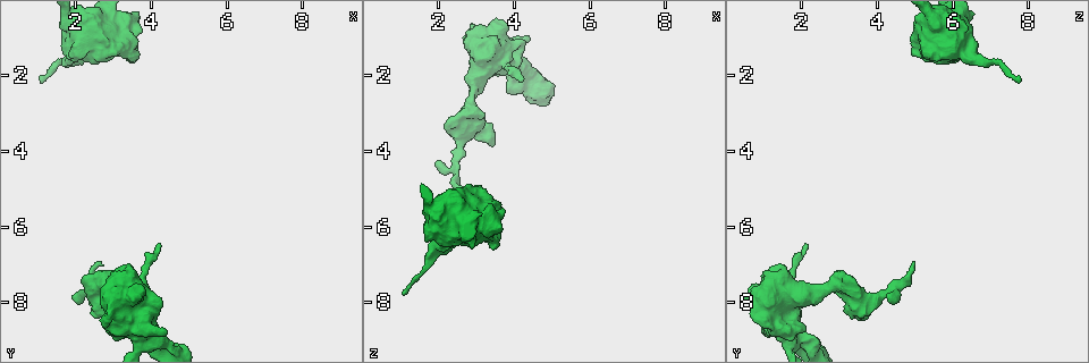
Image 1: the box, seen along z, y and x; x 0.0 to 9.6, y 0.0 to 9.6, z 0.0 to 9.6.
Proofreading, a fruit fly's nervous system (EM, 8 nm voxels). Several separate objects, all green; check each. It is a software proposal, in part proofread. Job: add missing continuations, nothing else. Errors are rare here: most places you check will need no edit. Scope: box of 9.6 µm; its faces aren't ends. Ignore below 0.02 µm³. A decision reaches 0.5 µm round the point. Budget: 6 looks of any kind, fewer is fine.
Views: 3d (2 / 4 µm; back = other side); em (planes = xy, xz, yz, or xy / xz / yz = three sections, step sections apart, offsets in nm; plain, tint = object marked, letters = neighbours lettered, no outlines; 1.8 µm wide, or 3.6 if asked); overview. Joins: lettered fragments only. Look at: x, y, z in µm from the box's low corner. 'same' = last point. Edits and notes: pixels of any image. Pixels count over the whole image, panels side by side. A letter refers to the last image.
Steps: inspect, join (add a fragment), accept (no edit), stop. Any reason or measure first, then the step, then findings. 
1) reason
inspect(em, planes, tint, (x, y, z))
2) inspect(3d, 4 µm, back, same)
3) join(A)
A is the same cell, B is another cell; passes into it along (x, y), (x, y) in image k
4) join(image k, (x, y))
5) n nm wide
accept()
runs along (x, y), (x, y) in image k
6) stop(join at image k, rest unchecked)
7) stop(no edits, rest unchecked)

calibre changes
inspect(em, 3.6 µm, planes, plain, (2.00, 1.55, 6.45))

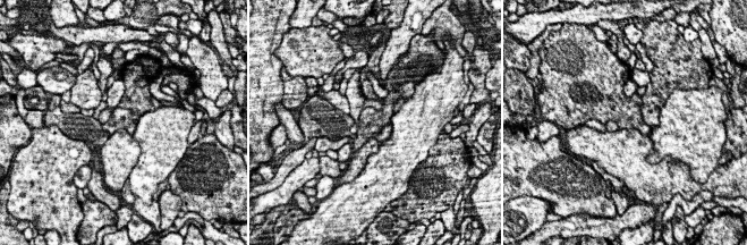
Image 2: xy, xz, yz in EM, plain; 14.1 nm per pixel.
inspect(em, 3.6 µm, planes, letters, same)

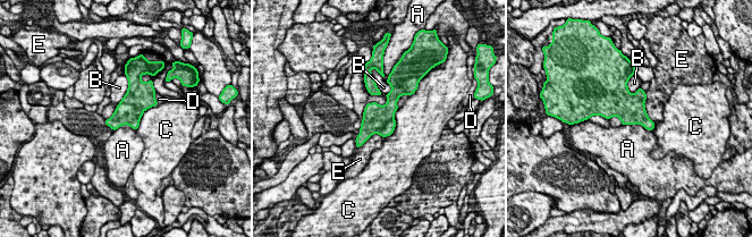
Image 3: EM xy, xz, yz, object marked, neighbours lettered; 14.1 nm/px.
accept()
A, B, C, D and E are other cells; border along (622, 124), (641, 124), (651, 130) in image 3; no lettered fragment goes on from it

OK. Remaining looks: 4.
inspect(3d, 4 µm, (2.75, 6.95, 4.95))

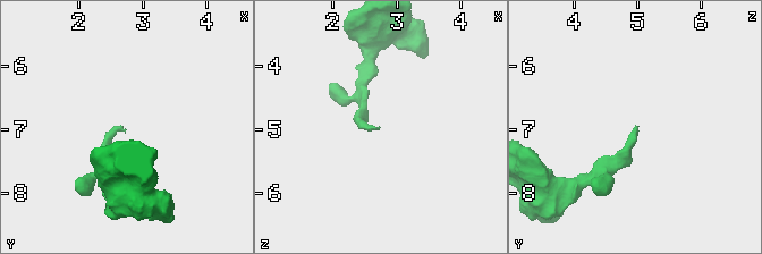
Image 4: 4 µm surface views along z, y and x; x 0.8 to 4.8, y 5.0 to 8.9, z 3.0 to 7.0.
inspect(em, xy, step 4, letters, (2.70, 7.00, 4.95))

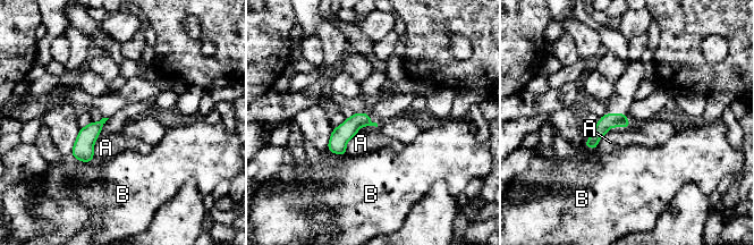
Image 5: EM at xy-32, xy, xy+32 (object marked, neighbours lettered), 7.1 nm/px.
cut it another way
inspect(em, planes, letters, same)

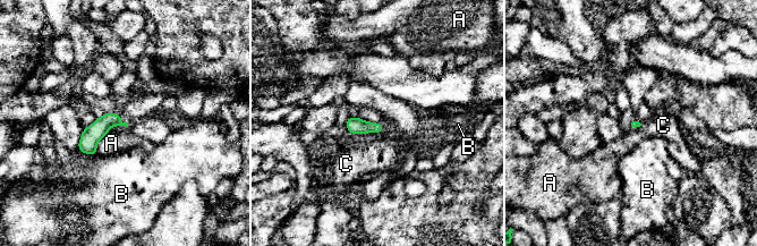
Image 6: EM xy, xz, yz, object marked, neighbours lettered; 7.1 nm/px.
accept()
A, B and C are other cells; no lettered fragment goes on from it

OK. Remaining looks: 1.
stop(no edits, rest unchecked)

